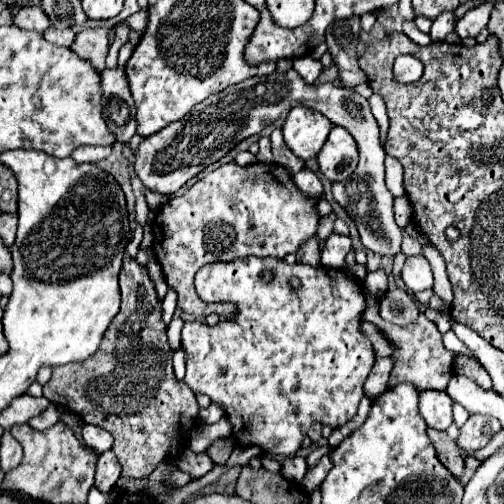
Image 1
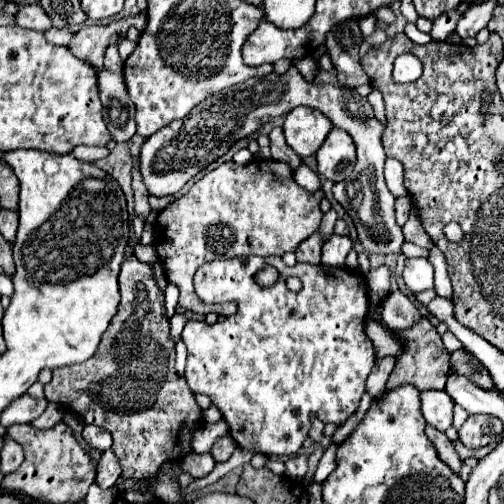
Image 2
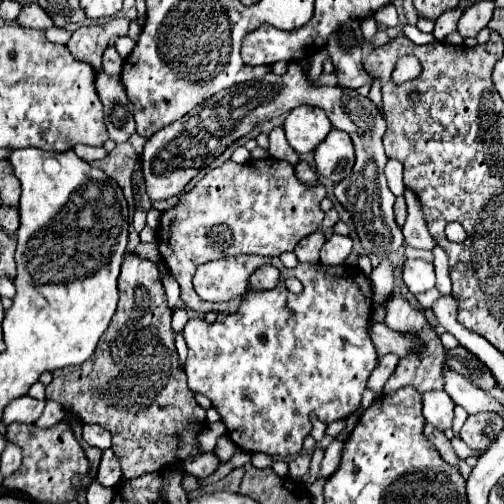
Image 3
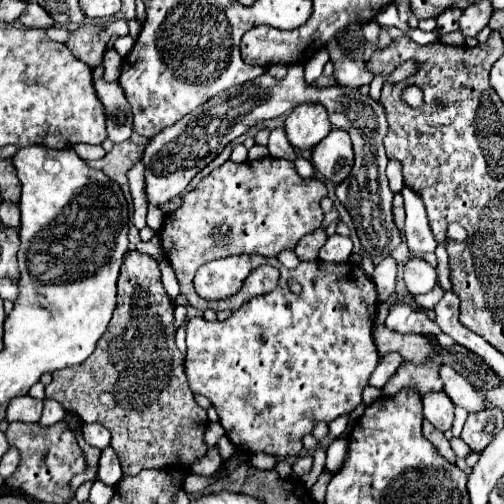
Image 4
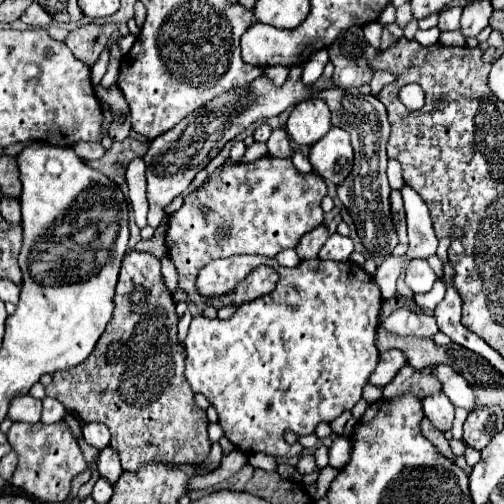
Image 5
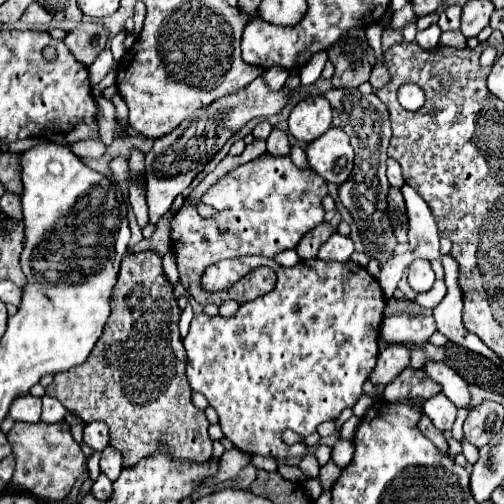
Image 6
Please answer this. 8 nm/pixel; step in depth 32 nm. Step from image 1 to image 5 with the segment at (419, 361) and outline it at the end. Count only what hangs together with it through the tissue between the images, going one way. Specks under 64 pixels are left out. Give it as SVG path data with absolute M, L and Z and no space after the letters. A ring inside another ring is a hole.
M404 366L404 368L394 376L394 380L392 380L388 386L384 386L384 392L382 392L382 394L384 394L386 400L394 400L394 398L398 398L400 394L410 392L410 394L418 396L420 400L424 400L426 396L432 396L432 394L436 394L436 392L440 392L440 390L442 390L442 386L440 386L440 382L432 376L430 368L414 370L412 366Z

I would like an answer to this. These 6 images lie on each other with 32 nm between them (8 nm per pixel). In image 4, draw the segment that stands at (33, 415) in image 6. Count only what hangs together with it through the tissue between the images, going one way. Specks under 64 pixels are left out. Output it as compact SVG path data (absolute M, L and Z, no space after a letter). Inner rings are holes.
M18 396L10 400L10 406L6 410L8 422L38 422L42 414L42 400L36 400L32 396Z

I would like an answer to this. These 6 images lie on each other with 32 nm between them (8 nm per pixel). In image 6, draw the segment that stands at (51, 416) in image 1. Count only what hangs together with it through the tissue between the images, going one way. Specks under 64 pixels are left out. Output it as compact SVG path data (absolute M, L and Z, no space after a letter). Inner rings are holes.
M42 396L42 404L44 404L44 410L42 410L42 420L52 424L52 422L62 422L64 416L66 416L66 408L60 404L60 400L52 398L52 396Z

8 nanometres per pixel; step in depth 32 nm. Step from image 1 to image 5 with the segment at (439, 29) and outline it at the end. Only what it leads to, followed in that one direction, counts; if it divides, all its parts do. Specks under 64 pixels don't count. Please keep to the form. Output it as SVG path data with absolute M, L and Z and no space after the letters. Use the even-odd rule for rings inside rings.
M452 6L452 8L444 8L444 12L440 12L440 20L438 20L438 28L444 30L460 30L460 14L462 8L460 6Z

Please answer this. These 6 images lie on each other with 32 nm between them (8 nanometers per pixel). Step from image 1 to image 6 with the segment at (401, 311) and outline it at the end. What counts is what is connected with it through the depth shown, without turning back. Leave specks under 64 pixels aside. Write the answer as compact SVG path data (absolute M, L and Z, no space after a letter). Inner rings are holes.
M394 314L384 318L380 338L382 340L400 340L414 346L424 346L426 340L436 332L432 316L408 316Z

